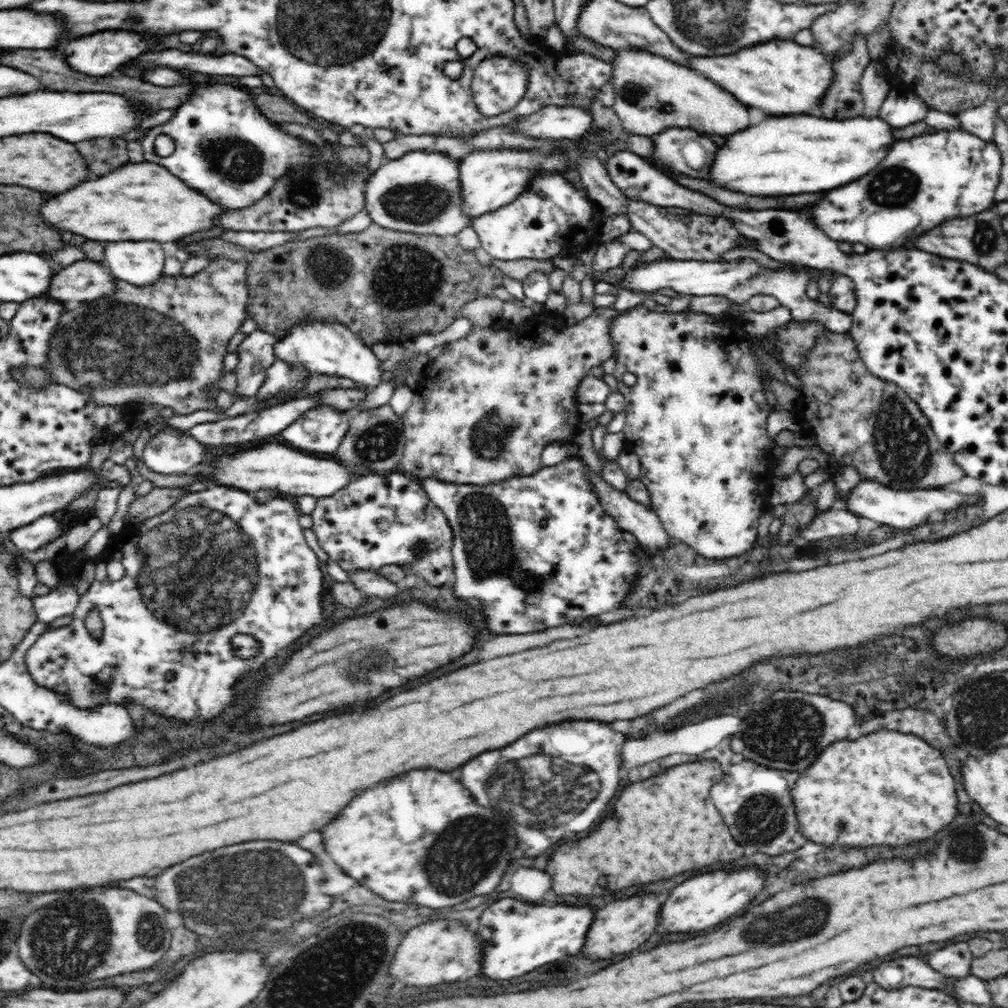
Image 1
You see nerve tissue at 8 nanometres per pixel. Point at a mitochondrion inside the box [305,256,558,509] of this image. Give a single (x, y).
(377, 443)

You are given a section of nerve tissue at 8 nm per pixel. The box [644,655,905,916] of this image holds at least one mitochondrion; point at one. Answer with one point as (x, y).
(774, 735)

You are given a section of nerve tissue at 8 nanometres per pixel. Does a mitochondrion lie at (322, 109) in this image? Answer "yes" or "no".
no

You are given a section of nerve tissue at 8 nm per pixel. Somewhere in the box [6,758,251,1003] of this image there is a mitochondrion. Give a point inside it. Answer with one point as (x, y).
(71, 937)

